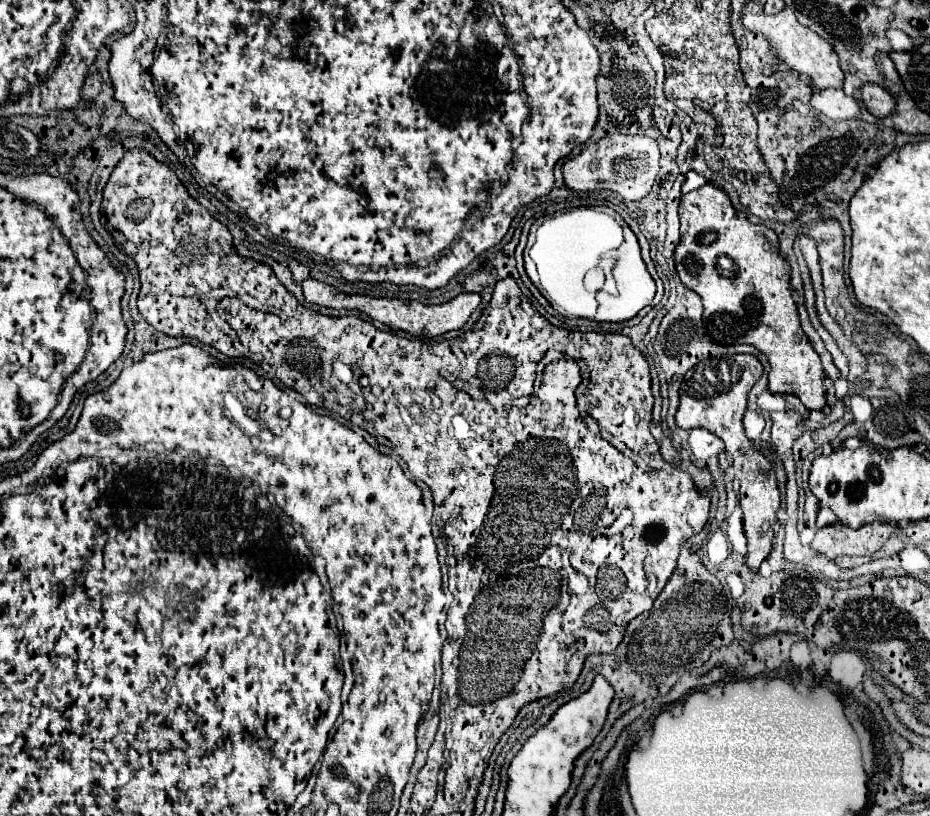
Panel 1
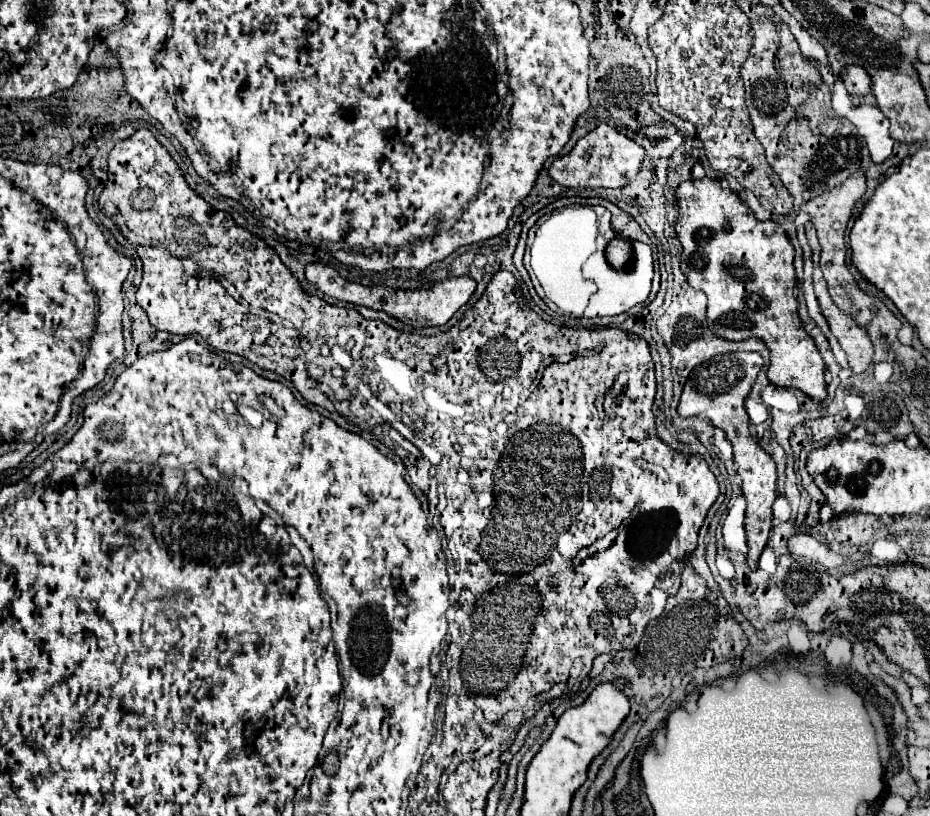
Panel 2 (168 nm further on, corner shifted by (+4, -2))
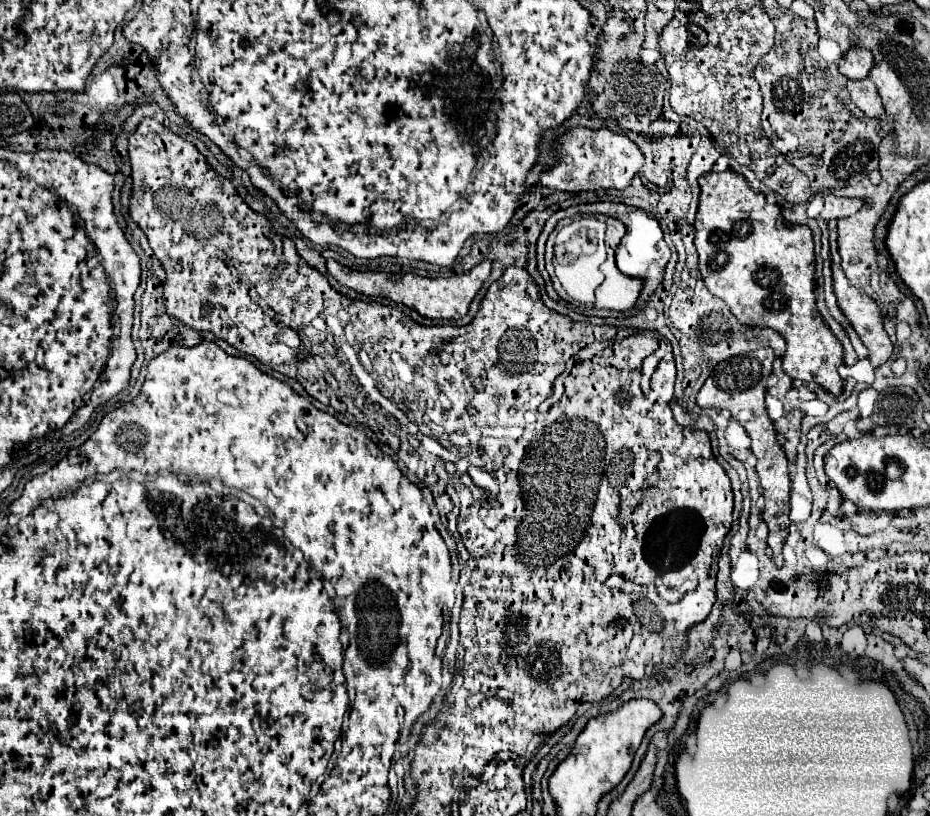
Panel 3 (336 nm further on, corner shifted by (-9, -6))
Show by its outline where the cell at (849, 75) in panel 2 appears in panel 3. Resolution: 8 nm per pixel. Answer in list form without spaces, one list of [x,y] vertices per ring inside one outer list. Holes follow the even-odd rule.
[[[859,46],[845,52],[845,56],[839,62],[839,72],[851,80],[861,80],[861,78],[867,78],[871,64],[873,64],[871,52]]]

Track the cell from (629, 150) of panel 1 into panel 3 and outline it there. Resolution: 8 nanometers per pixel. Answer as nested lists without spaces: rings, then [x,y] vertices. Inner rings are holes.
[[[577,126],[565,134],[559,134],[557,140],[561,140],[559,160],[555,166],[551,166],[539,176],[541,186],[551,190],[563,190],[563,192],[583,192],[597,188],[623,190],[625,186],[629,186],[633,176],[643,166],[643,154],[637,148],[637,144],[631,142],[627,136],[621,136],[607,128],[593,130]]]

